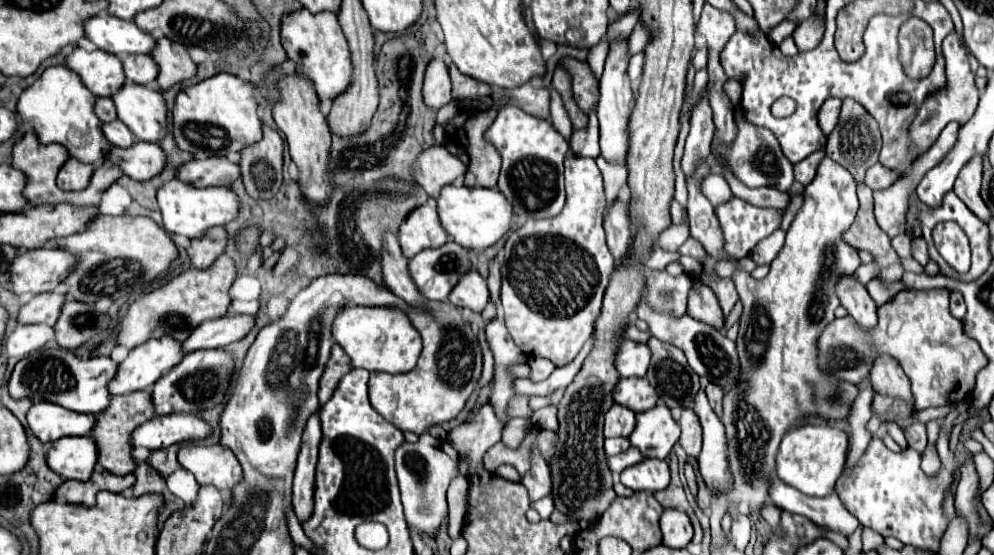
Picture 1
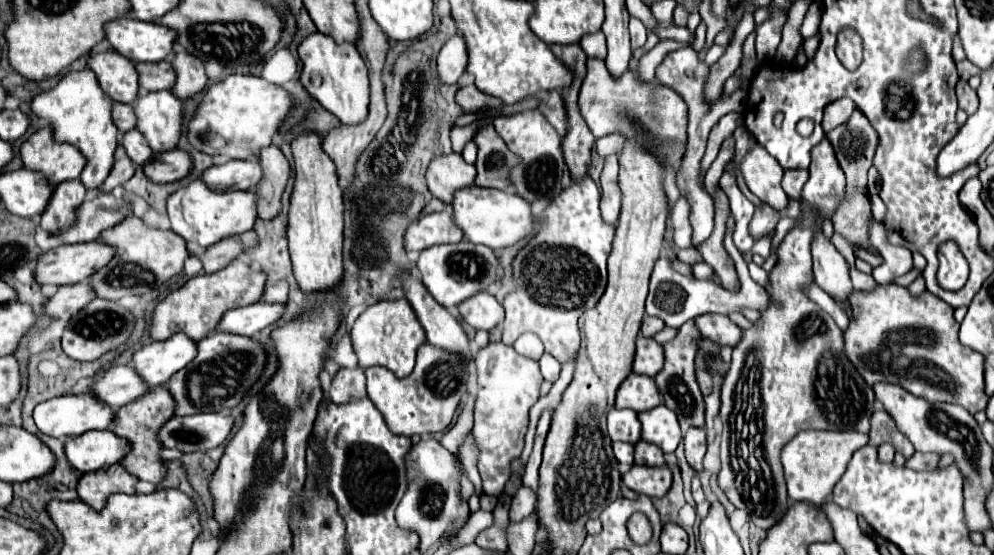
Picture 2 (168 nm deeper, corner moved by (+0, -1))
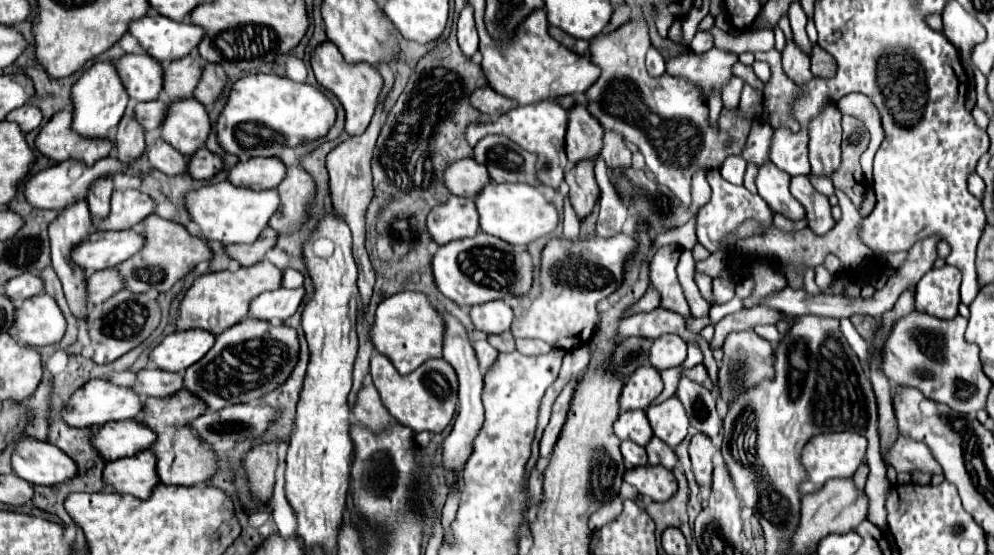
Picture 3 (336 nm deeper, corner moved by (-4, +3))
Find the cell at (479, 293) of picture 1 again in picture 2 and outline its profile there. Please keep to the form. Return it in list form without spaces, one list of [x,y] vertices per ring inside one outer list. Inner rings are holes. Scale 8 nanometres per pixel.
[[[478,292],[476,296],[464,300],[460,306],[460,314],[464,322],[474,326],[476,330],[492,330],[504,320],[504,308],[498,300],[488,292]]]

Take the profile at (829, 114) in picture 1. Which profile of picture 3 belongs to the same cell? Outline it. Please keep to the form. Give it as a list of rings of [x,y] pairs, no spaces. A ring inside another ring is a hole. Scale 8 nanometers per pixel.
[[[846,94],[836,106],[838,106],[840,114],[848,114],[848,116],[854,116],[854,118],[862,120],[868,126],[868,130],[870,130],[872,140],[870,140],[870,146],[868,146],[864,158],[860,158],[860,164],[864,168],[866,178],[872,180],[872,158],[874,158],[874,154],[876,154],[882,138],[884,138],[884,130],[880,126],[878,110],[870,102],[870,98],[862,96],[862,94]]]

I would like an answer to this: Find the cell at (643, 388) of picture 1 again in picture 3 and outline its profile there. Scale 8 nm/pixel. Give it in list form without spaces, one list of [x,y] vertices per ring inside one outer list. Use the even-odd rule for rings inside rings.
[[[642,366],[626,380],[620,396],[622,410],[636,410],[648,408],[662,392],[662,378],[656,368]]]

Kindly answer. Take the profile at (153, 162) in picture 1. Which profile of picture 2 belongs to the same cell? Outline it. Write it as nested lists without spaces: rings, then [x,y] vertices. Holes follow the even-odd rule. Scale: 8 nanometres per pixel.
[[[184,150],[164,152],[150,164],[144,164],[144,172],[154,182],[176,182],[192,172],[192,158]]]

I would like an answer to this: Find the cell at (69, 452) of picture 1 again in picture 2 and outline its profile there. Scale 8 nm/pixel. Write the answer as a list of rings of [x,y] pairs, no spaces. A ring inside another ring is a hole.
[[[90,430],[68,438],[68,462],[82,474],[108,468],[120,462],[130,452],[130,442],[116,436],[112,430]]]

